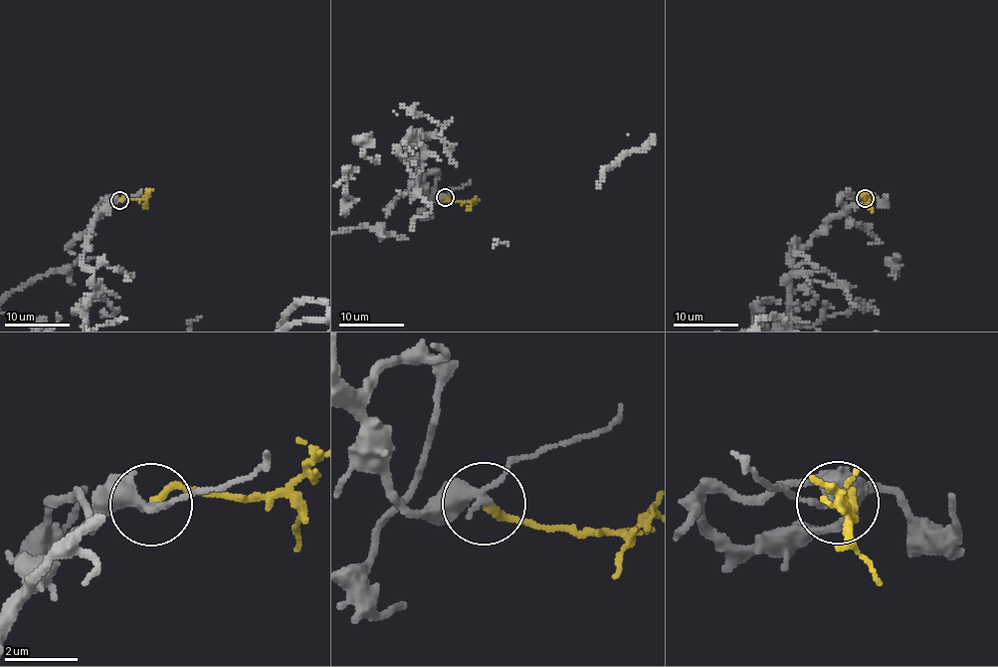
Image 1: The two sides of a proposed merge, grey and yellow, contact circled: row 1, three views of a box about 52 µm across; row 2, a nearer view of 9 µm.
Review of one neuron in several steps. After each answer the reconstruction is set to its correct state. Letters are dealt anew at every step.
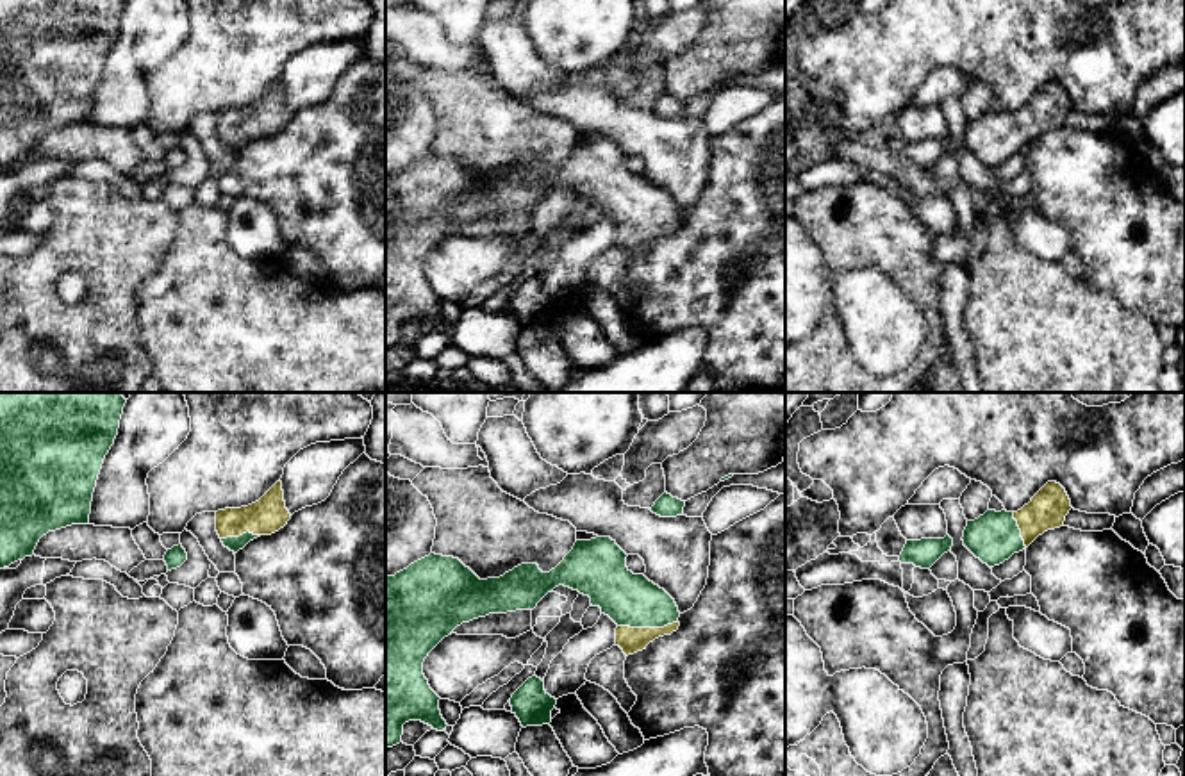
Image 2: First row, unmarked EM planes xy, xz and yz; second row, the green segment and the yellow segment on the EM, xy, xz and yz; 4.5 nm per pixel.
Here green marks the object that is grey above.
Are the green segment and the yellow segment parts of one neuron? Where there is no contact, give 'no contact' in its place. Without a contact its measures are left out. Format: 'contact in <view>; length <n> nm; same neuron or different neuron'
contact in xz; length 280 nm; same neuron

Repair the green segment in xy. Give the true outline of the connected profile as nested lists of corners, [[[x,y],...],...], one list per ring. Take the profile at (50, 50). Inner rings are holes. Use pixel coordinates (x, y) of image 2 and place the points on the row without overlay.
[[[0,0],[0,169],[32,157],[43,136],[89,125],[96,80],[127,0]]]

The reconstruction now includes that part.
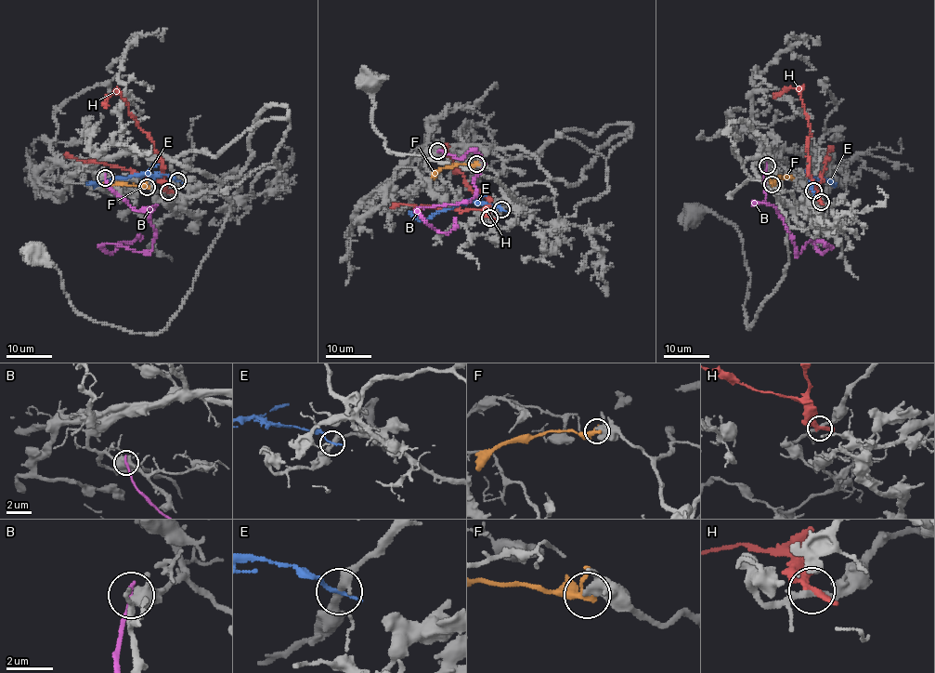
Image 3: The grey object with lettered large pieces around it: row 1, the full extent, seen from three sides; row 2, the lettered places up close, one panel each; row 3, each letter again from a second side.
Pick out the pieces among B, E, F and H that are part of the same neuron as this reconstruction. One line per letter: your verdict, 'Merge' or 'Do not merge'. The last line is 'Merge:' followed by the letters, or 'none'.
B: Do not merge
E: Do not merge
F: Do not merge
H: Do not merge
Merge: none

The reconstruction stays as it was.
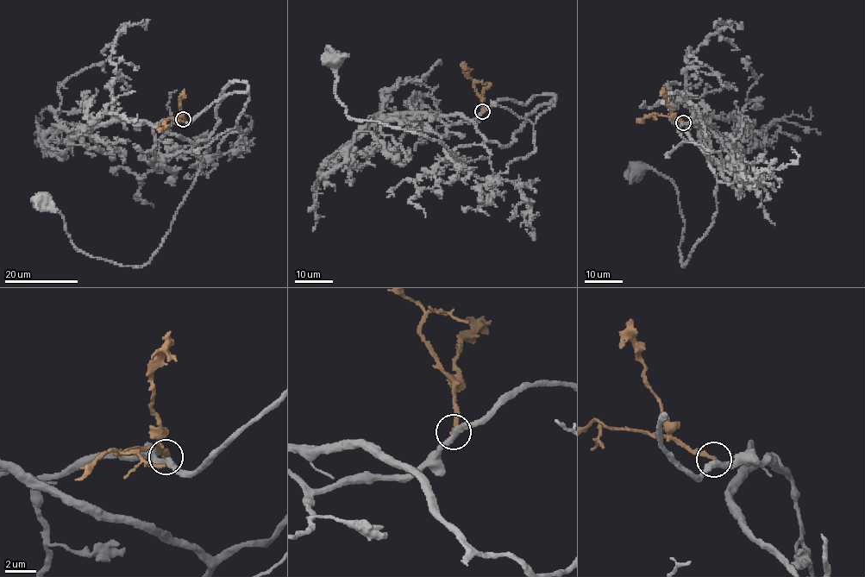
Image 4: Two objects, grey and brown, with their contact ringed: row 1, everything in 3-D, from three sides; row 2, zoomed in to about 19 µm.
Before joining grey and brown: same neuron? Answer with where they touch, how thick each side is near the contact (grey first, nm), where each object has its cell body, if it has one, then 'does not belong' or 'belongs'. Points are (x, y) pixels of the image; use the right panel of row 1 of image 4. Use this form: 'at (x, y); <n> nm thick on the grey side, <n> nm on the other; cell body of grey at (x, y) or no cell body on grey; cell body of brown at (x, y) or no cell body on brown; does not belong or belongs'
at (683, 122); 380 nm thick on the grey side, 300 nm on the other; cell body of grey at (638, 169); no cell body on brown; does not belong

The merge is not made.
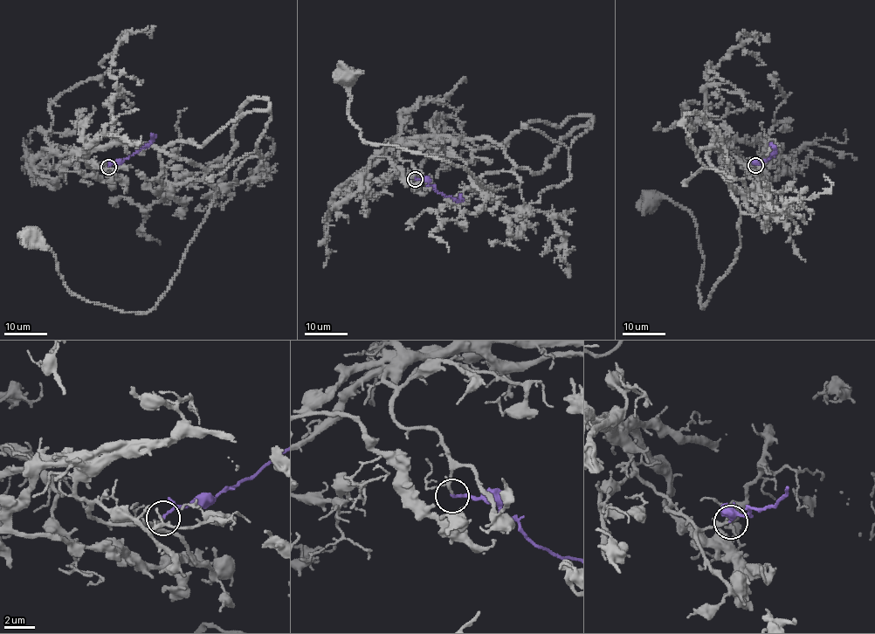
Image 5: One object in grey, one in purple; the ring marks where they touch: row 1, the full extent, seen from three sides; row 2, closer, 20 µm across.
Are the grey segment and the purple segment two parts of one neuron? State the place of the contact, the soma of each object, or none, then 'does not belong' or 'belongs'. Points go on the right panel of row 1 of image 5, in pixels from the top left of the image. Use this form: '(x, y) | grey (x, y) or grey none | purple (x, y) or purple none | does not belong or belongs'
(755, 165) | grey (651, 199) | purple none | belongs

